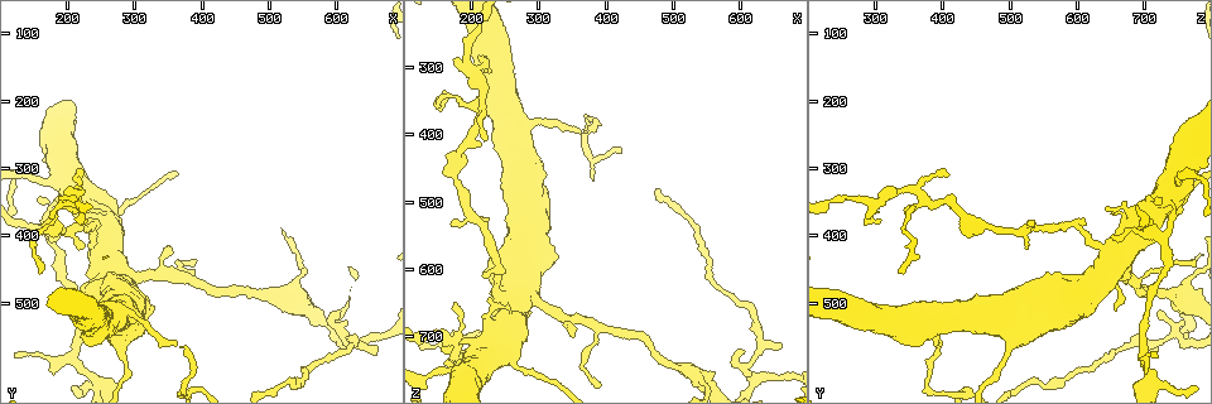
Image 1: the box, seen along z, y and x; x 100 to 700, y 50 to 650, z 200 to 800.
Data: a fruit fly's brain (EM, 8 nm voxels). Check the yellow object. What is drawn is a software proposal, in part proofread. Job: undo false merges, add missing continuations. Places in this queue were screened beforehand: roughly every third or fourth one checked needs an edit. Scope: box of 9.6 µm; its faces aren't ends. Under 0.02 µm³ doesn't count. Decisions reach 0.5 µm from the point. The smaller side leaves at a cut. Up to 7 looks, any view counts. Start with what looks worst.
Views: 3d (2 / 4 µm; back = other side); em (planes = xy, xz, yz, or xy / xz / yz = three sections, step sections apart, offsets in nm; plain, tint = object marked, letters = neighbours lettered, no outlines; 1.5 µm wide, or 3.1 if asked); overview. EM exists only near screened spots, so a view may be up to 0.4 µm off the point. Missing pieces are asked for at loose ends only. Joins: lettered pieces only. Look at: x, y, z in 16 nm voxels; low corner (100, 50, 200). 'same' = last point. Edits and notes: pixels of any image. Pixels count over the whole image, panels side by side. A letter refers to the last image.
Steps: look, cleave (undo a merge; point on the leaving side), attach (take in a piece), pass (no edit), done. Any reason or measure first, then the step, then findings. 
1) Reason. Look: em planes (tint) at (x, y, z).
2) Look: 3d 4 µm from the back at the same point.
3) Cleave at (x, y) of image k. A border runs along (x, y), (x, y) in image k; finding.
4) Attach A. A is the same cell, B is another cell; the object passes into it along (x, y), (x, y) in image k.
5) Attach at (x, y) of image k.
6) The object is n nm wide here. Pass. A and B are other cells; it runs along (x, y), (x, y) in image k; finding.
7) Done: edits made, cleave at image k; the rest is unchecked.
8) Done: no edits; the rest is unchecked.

Thin end. Look: em xz step 4 (plain) at (160, 455, 340).

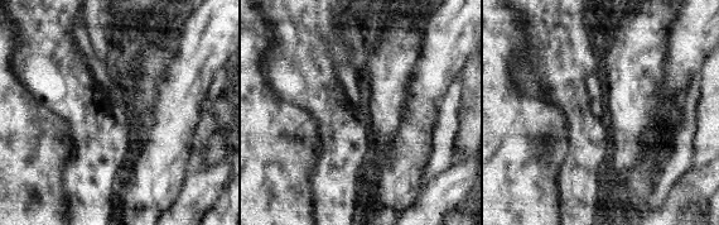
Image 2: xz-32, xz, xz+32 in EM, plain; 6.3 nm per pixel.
Look: em xz step 4 (letters) at the same point.

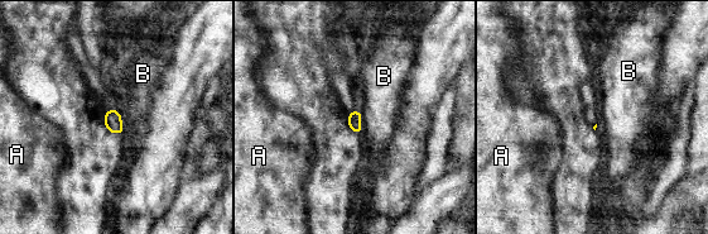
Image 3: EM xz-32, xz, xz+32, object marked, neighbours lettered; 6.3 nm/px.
Pass. A and B are other cells; no lettered piece goes on from it.

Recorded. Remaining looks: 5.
An open end. Look: 3d 4 µm at (175, 400, 650).

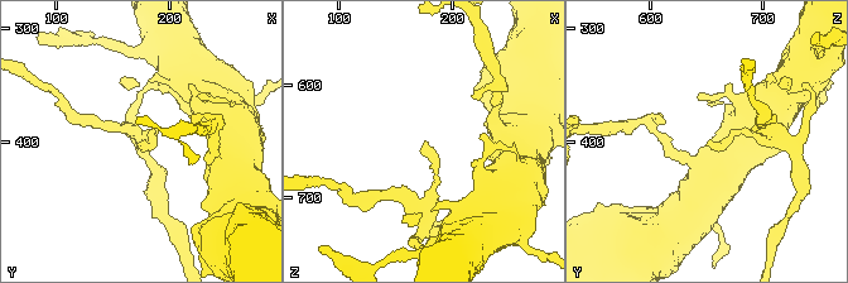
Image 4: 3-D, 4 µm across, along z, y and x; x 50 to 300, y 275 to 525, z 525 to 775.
Shape alone is not enough. Look: em planes (letters) at (176, 398, 650).

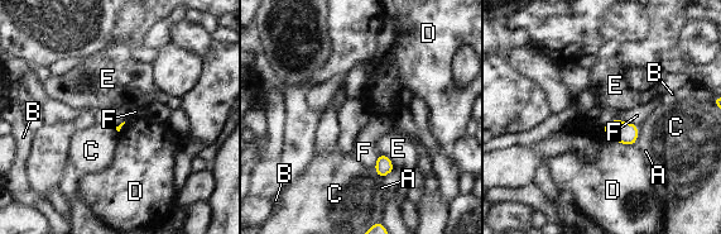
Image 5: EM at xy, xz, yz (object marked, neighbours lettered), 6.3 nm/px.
Pass. A, B, C, D, E and F are other cells; a border runs along (610, 139), (635, 144) in image 5; no lettered piece goes on from it.

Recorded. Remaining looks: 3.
An open end. Look: em planes (letters) at (390, 435, 775).

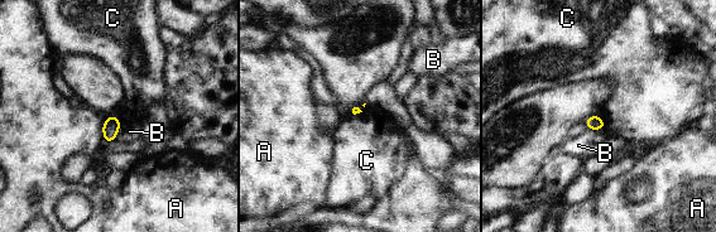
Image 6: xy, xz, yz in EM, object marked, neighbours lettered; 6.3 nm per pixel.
The longest contact is with A, 150 nm. Pass. A, B and C are other cells; a border runs along (600, 115), (605, 127) in image 6; none of them fits.

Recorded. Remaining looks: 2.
Done: no edits; the rest is unchecked.

